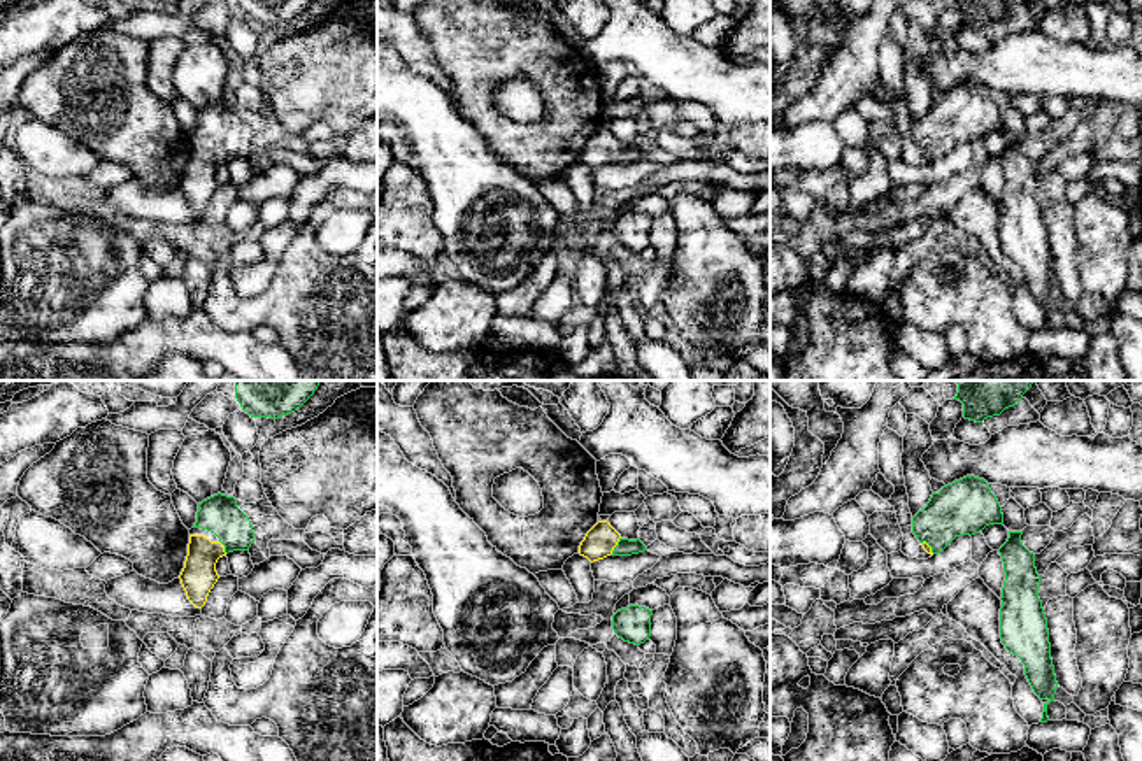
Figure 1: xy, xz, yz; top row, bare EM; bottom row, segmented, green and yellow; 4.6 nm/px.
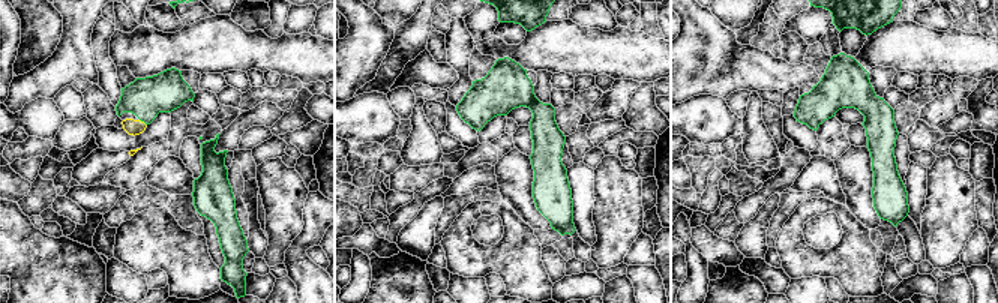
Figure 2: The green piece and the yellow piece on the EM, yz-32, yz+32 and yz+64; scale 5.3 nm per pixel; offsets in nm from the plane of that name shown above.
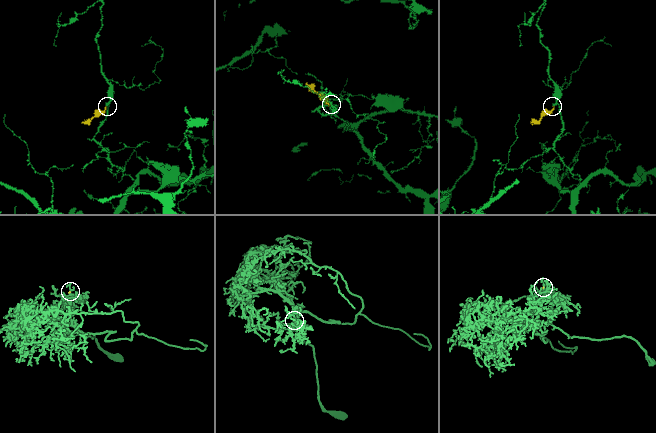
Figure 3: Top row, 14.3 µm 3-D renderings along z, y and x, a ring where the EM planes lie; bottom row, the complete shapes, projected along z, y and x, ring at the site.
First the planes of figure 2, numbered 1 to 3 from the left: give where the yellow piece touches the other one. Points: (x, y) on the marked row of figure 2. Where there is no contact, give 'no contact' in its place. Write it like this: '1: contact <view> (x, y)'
1: contact yz-32 (143, 120)
2: no contact
3: no contact

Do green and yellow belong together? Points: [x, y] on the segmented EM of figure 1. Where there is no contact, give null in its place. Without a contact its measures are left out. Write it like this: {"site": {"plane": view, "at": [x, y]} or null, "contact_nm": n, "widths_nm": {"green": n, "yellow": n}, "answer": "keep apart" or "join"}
{"site": {"plane": "xz", "at": [616, 546]}, "contact_nm": 90, "widths_nm": {"green": 80, "yellow": 140}, "answer": "join"}

